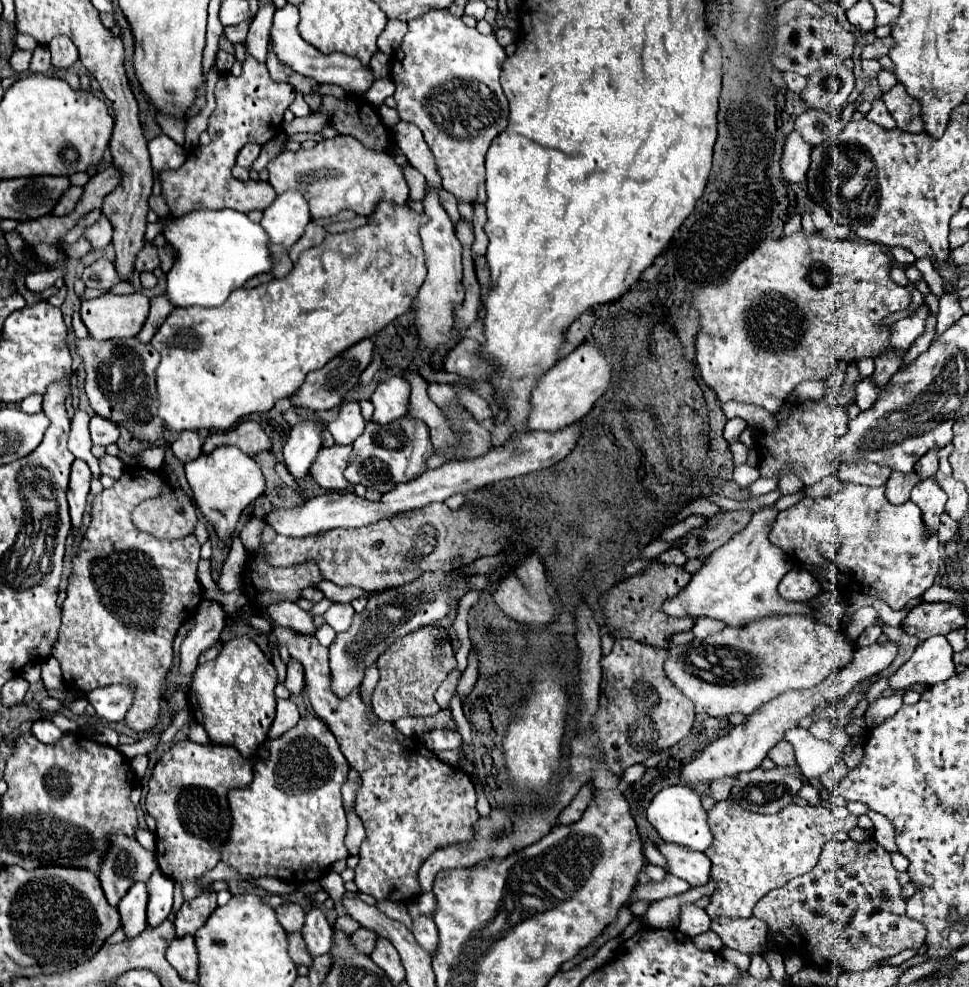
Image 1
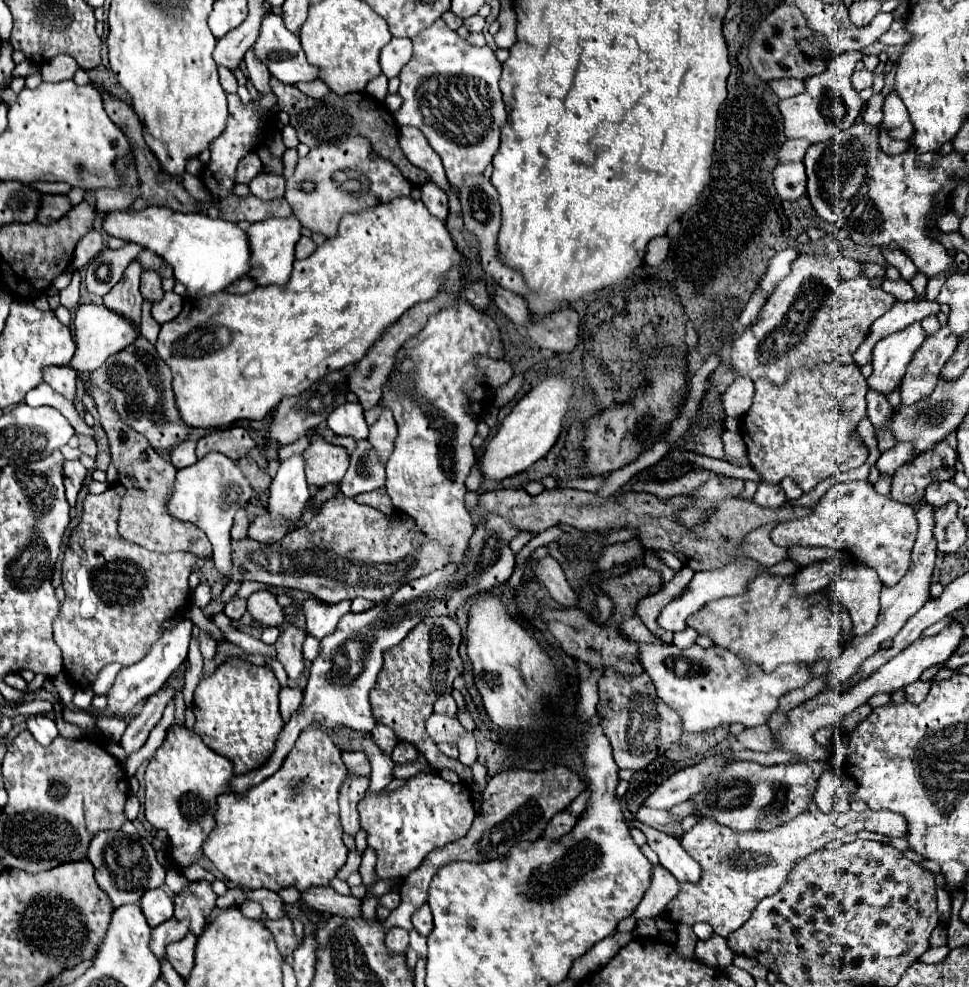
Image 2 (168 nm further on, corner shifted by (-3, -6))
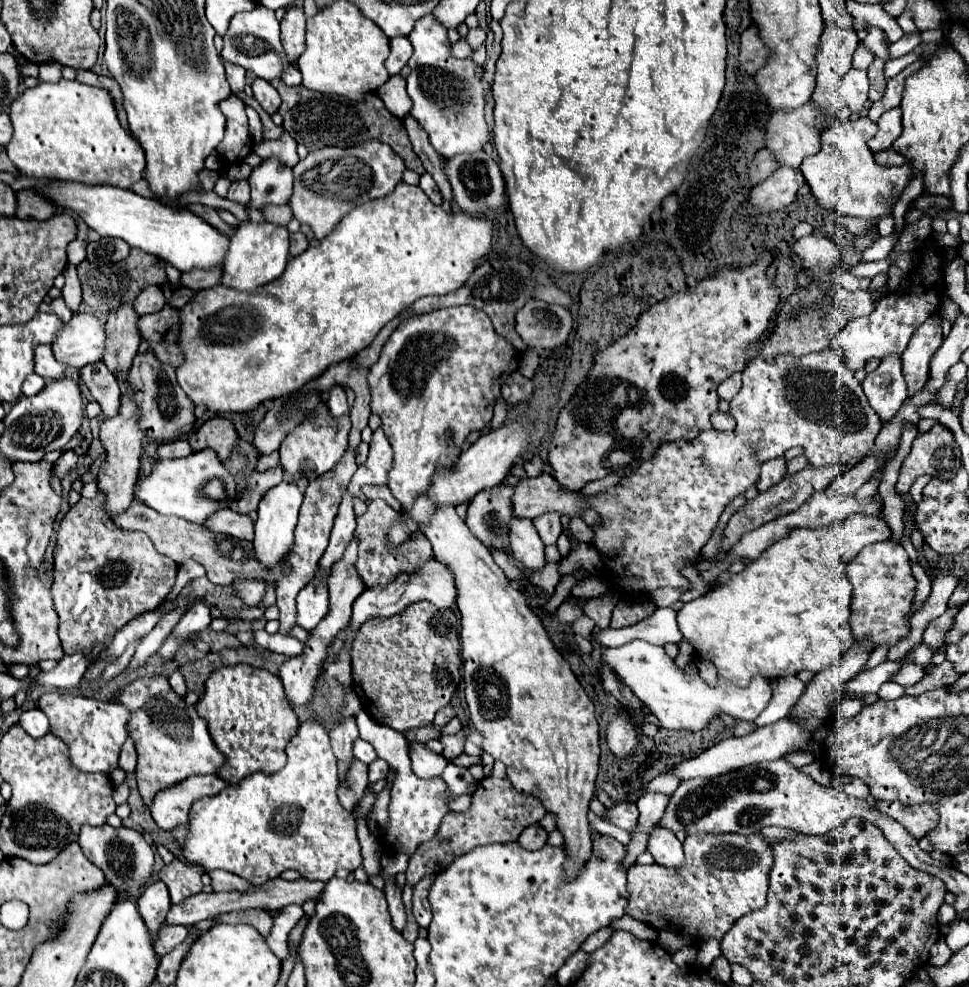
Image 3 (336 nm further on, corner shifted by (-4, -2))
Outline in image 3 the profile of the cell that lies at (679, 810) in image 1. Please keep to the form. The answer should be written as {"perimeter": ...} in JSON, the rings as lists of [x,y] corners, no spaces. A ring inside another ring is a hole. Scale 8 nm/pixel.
{"perimeter":[[[615,803],[611,809],[607,809],[607,821],[627,831],[635,827],[635,815],[637,815],[637,805],[633,803]]]}

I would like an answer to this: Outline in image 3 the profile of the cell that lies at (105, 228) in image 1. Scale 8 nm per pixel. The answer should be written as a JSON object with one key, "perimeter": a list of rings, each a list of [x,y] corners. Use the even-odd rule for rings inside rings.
{"perimeter":[[[75,239],[67,245],[67,259],[71,265],[79,265],[85,259],[85,247],[87,247],[87,241],[83,239]]]}

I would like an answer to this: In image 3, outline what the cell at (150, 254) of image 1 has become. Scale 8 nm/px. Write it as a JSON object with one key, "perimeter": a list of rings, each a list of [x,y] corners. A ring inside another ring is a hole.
{"perimeter":[[[145,287],[137,295],[133,309],[141,317],[141,315],[147,315],[147,313],[159,313],[163,309],[163,305],[165,305],[165,297],[163,297],[161,289],[159,287]]]}

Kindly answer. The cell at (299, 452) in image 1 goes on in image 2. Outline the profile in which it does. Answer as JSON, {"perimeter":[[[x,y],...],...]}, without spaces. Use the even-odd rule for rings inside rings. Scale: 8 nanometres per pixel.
{"perimeter":[[[294,453],[284,459],[270,487],[268,511],[286,519],[298,519],[310,501],[310,489],[304,475],[306,459],[302,453]]]}

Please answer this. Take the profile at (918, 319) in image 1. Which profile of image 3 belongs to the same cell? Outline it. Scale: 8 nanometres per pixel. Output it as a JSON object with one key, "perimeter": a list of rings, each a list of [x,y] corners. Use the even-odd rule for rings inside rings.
{"perimeter":[[[889,355],[887,359],[883,359],[881,365],[865,377],[863,391],[879,419],[887,423],[909,397],[905,379],[901,375],[899,357]]]}

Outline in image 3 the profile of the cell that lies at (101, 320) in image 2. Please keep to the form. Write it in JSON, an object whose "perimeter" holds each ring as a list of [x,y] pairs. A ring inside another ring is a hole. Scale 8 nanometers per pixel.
{"perimeter":[[[81,311],[57,333],[51,349],[59,363],[75,369],[101,361],[105,351],[105,325],[95,315]]]}

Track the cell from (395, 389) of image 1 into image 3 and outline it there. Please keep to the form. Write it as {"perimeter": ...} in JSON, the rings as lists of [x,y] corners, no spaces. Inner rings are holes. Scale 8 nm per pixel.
{"perimeter":[[[379,427],[373,433],[373,441],[369,445],[369,457],[351,477],[347,491],[353,497],[359,497],[363,485],[387,485],[387,475],[391,471],[391,465],[393,465],[393,451],[383,435],[383,429]]]}

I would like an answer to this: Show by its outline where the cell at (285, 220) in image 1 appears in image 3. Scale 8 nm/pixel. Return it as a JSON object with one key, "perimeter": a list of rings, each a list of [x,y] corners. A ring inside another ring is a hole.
{"perimeter":[[[241,223],[231,235],[229,249],[221,265],[221,285],[233,287],[237,291],[253,291],[265,283],[275,281],[289,261],[289,231],[273,223]]]}

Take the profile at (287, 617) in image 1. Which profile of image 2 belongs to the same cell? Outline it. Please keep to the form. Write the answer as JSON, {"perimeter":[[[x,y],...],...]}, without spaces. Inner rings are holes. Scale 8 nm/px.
{"perimeter":[[[258,591],[248,597],[248,613],[262,625],[280,627],[284,625],[284,609],[278,605],[276,595],[270,591]]]}

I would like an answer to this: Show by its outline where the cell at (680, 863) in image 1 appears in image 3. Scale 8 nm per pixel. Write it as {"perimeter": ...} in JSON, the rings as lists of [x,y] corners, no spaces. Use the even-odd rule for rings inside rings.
{"perimeter":[[[655,829],[649,833],[647,851],[653,855],[655,863],[665,867],[679,867],[683,863],[683,847],[673,831]]]}

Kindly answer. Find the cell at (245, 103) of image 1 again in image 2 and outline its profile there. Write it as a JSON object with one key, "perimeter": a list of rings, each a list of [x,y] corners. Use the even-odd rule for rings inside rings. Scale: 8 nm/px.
{"perimeter":[[[228,93],[228,121],[226,121],[226,129],[222,131],[222,135],[218,135],[212,143],[210,143],[210,151],[212,151],[212,157],[210,157],[210,163],[206,163],[204,171],[200,173],[200,181],[202,185],[206,187],[208,191],[208,199],[204,201],[198,201],[198,207],[202,213],[208,213],[210,207],[216,207],[220,211],[220,217],[226,219],[226,221],[250,221],[250,223],[256,223],[256,221],[264,221],[268,217],[290,217],[292,215],[292,209],[288,205],[286,199],[274,199],[274,201],[262,201],[254,195],[246,195],[246,197],[238,197],[234,193],[234,175],[236,175],[236,167],[238,167],[238,161],[248,155],[250,151],[258,149],[260,145],[260,139],[258,139],[258,133],[262,129],[268,129],[276,115],[280,113],[280,107],[278,107],[278,99],[272,95],[272,93],[260,93],[258,101],[250,101],[248,105],[244,105],[238,97],[238,93]]]}

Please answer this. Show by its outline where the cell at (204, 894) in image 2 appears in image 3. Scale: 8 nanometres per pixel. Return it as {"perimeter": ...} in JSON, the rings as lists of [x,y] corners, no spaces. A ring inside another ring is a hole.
{"perimeter":[[[173,859],[159,871],[159,879],[167,885],[173,903],[181,903],[185,897],[191,897],[201,891],[203,867],[199,865],[185,865],[179,859]]]}

